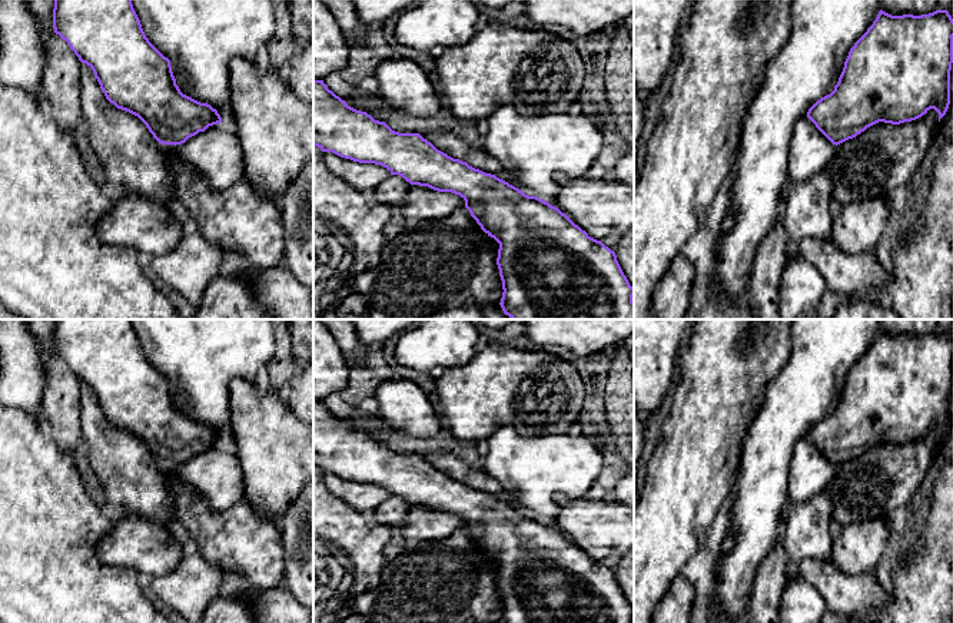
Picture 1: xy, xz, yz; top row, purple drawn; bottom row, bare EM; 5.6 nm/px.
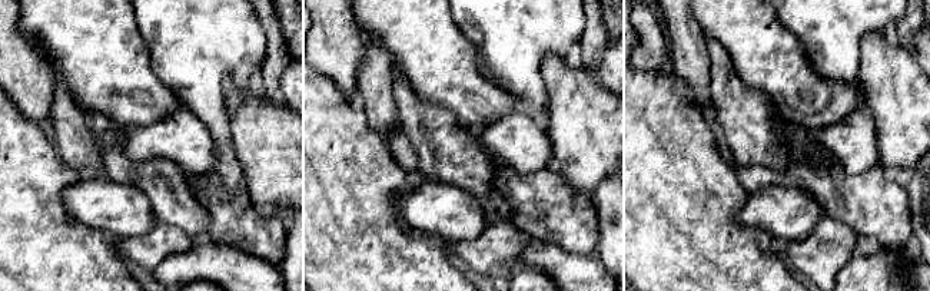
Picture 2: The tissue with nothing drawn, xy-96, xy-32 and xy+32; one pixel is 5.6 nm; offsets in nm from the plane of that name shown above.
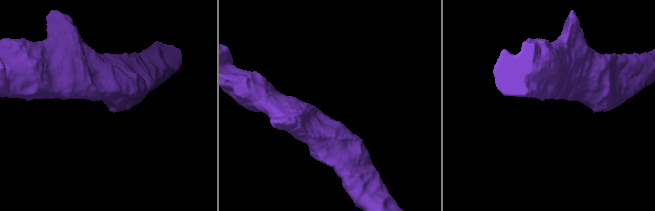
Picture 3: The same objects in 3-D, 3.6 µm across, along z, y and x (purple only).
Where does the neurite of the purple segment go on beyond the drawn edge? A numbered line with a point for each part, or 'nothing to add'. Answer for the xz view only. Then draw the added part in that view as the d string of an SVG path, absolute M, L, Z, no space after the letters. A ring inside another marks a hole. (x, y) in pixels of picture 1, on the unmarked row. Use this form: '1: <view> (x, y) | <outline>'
nothing to add

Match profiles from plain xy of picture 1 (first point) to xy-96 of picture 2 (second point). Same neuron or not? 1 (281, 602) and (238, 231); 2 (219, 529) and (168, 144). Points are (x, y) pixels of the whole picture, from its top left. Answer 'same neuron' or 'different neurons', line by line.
1: different neurons
2: different neurons

